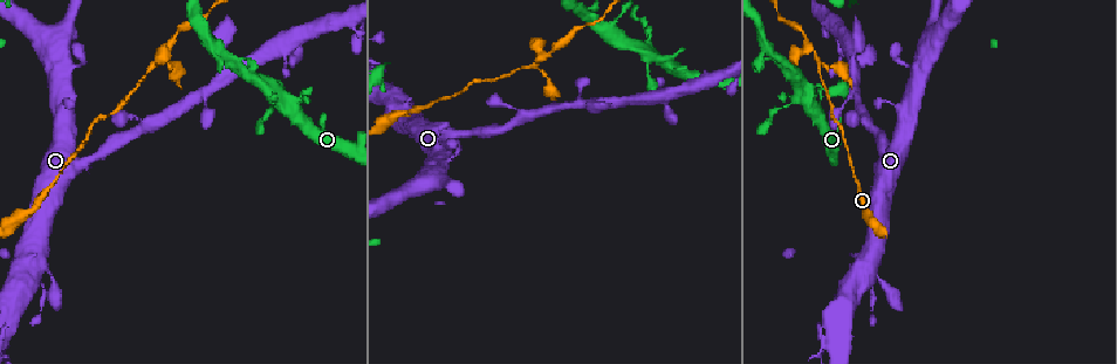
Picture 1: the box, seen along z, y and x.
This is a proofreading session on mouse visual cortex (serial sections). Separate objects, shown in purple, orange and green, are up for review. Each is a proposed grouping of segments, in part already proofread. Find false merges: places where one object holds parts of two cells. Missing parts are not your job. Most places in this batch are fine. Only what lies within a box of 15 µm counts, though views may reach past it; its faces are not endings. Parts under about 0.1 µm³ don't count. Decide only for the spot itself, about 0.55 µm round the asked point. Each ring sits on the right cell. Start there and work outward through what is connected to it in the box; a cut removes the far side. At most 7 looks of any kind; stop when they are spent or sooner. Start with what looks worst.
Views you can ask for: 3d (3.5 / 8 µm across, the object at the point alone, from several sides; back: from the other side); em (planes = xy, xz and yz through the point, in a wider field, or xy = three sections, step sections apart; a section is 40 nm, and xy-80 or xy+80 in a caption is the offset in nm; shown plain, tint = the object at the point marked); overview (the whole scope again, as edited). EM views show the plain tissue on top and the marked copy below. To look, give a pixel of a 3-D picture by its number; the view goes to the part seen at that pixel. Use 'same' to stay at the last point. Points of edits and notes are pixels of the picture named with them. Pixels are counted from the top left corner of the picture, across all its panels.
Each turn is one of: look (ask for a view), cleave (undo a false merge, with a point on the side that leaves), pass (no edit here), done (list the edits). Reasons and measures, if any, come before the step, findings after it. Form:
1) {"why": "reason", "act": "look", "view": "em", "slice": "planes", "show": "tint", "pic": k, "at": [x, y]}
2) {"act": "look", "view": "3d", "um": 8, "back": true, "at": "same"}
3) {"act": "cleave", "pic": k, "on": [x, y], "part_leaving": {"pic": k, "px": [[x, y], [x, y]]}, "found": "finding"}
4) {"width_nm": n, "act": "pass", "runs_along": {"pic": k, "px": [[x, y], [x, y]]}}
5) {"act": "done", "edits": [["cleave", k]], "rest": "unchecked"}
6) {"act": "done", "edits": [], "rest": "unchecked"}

{"why": "small branch off a trunk", "act": "look", "view": "3d", "um": 3.5, "back": true, "pic": 1, "at": [533, 65]}

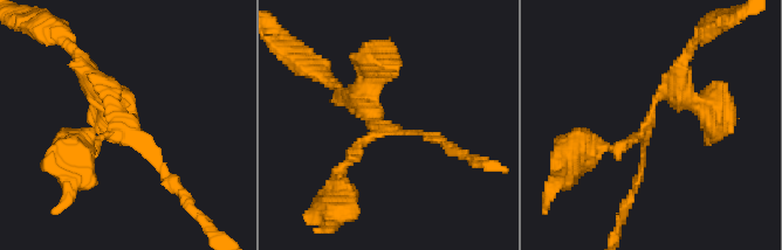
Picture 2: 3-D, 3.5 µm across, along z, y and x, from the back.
{"arms": 3, "arm_widths_nm": [100, 150, 300], "why": "shape alone is not enough", "act": "look", "view": "em", "slice": "xy", "step": 5, "show": "tint", "pic": 2, "at": [646, 127]}

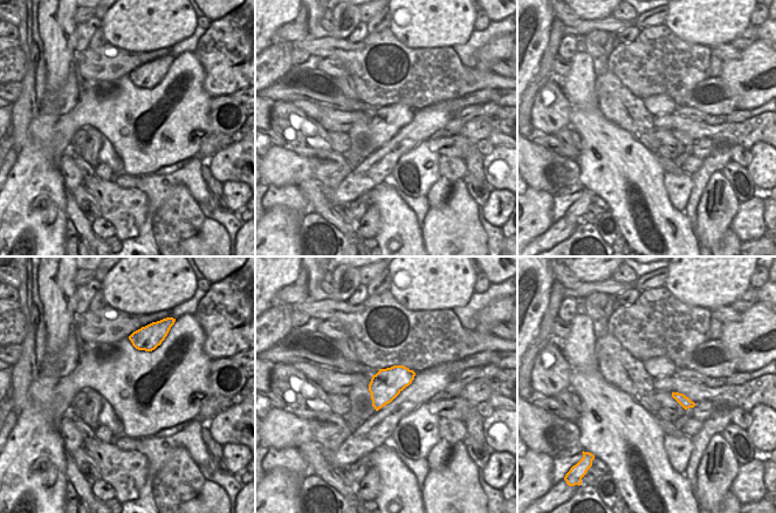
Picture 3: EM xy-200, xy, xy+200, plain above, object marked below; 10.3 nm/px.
{"width_nm": 320, "act": "pass", "runs_along": {"pic": 2, "px": [[176, 186], [89, 74]]}, "found": "all the same cell"}

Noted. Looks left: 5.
{"why": "side arm on a straight run", "act": "look", "view": "3d", "um": 3.5, "back": true, "pic": 1, "at": [651, 55]}

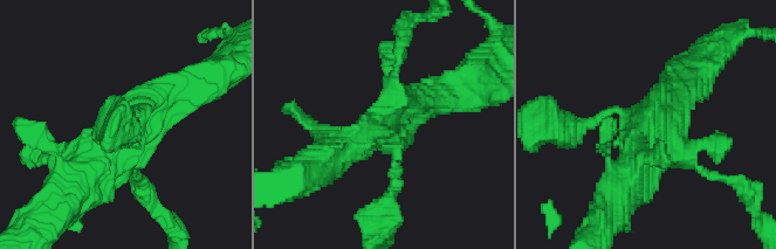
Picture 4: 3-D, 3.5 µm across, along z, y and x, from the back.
{"act": "look", "view": "em", "slice": "xy", "step": 1, "show": "tint", "pic": 4, "at": [651, 142]}

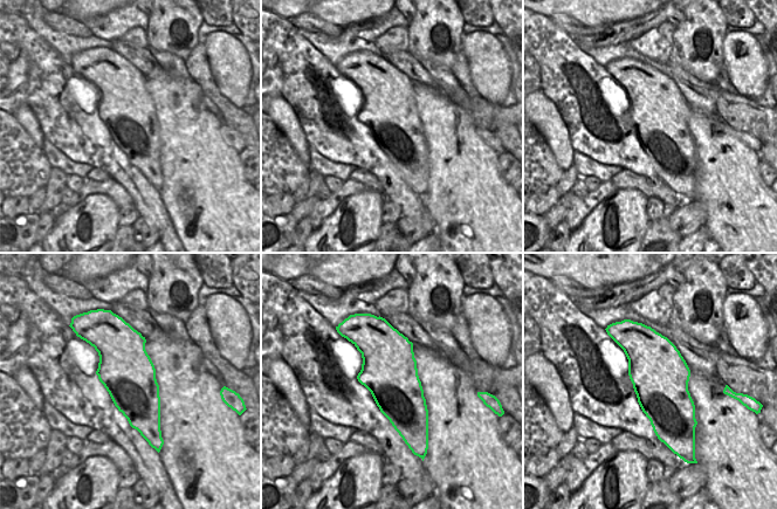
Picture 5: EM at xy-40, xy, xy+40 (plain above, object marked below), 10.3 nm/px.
{"why": "cut it another way", "act": "look", "view": "em", "slice": "planes", "show": "tint", "at": "same"}

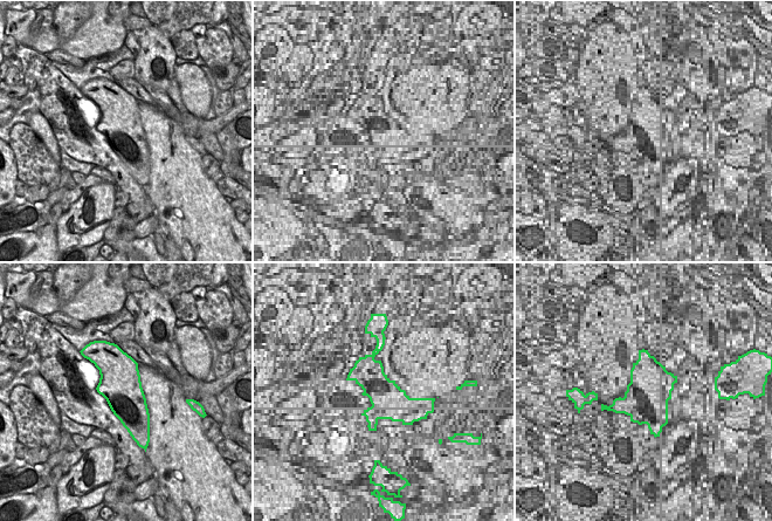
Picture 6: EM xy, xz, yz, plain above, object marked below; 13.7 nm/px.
{"act": "pass", "runs_along": {"pic": 4, "px": [[64, 199], [134, 130], [177, 98]]}, "found": "one cell here"}

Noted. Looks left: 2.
{"act": "done", "edits": [], "rest": "unchecked"}

